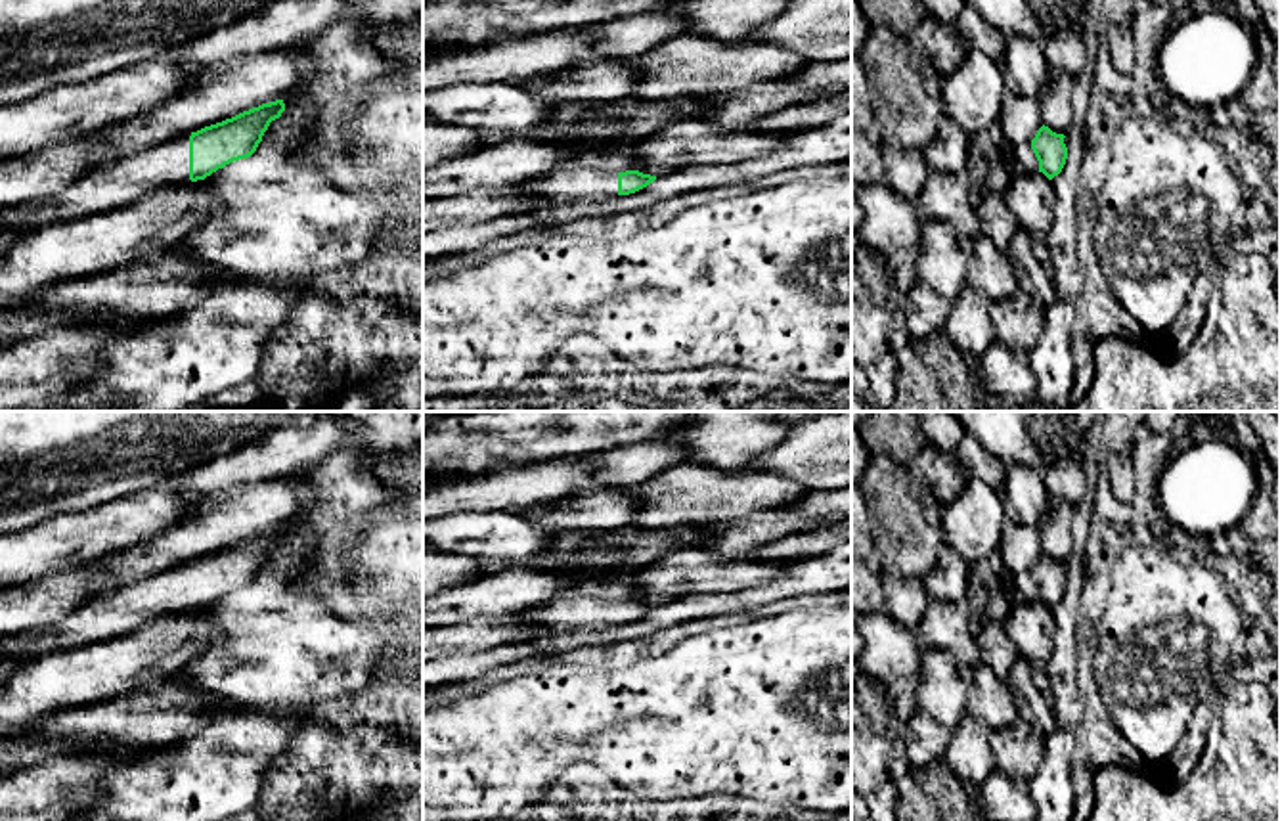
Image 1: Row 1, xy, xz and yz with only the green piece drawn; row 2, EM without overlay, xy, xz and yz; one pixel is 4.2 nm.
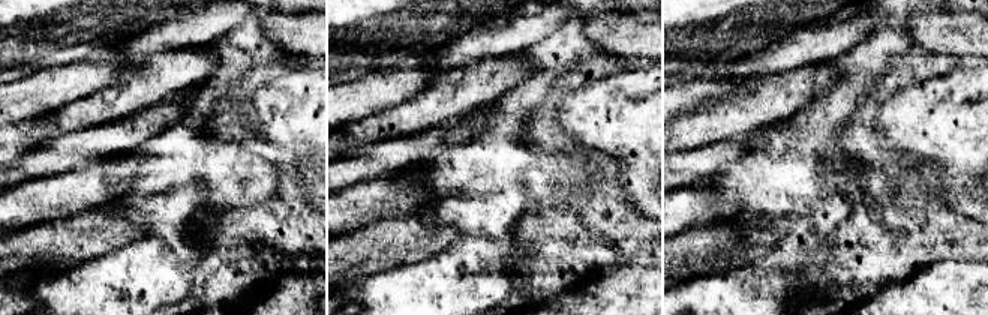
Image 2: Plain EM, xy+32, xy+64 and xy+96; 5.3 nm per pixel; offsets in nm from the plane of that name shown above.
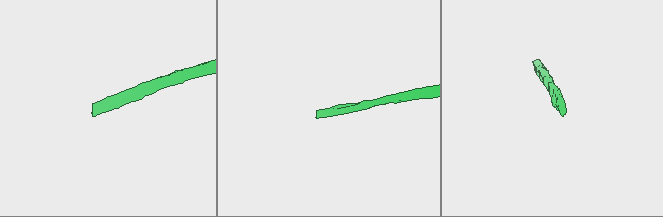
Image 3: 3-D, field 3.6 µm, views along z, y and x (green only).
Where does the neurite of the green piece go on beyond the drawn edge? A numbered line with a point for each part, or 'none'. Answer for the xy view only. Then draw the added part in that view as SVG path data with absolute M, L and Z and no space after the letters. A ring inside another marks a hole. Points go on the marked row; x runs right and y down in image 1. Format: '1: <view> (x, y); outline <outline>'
1: xy (121, 182); outline M191 132L101 163L63 191L33 201L25 209L2 209L0 226L27 233L48 224L128 207L159 188L191 182L189 136Z

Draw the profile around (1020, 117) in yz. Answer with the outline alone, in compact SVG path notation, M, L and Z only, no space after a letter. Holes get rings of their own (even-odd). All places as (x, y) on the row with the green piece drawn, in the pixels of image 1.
M1006 92L1003 98L999 126L1004 134L1004 140L1014 147L1029 144L1043 126L1039 100L1033 96Z

